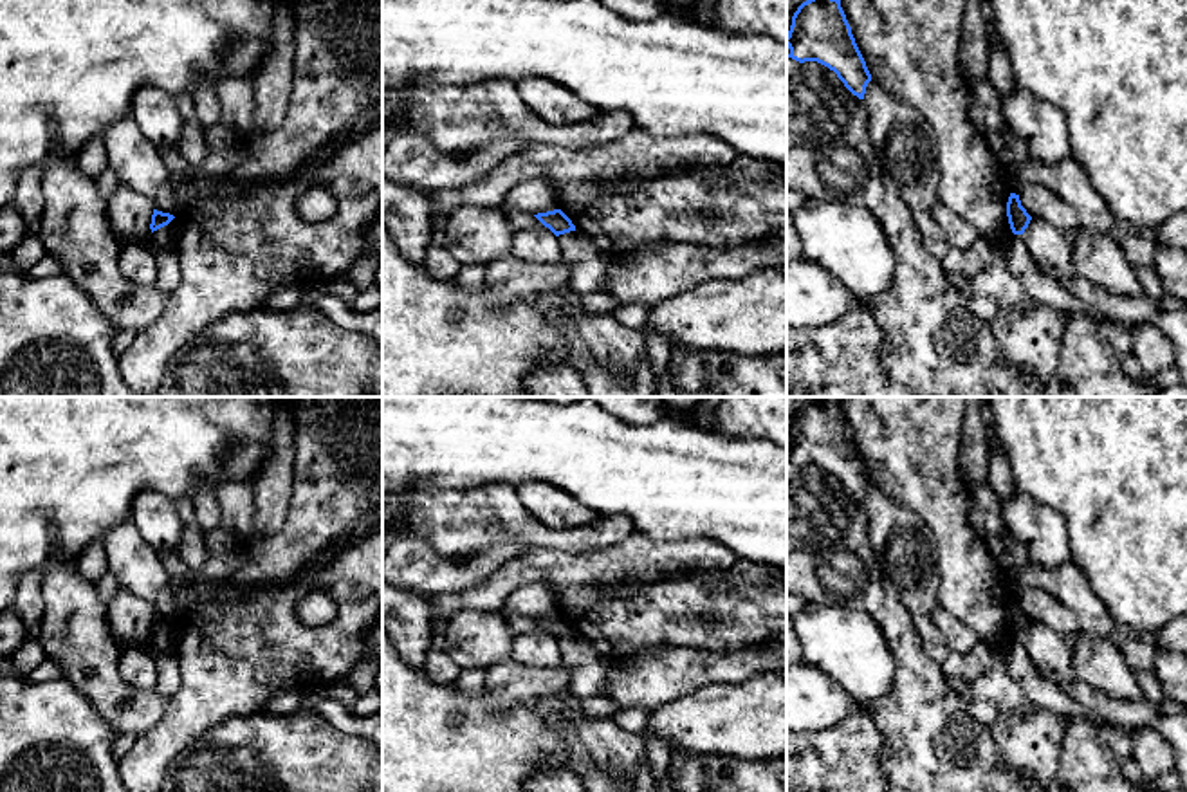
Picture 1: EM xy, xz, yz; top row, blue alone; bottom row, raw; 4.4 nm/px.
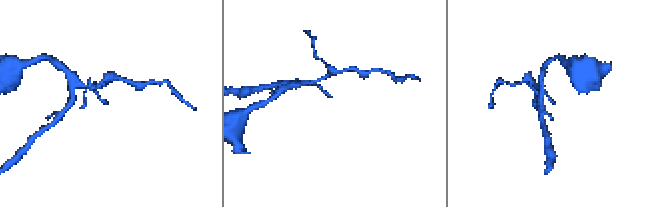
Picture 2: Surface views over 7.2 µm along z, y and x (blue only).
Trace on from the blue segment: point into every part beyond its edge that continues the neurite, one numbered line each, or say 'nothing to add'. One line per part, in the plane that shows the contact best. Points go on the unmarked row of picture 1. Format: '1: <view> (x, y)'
nothing to add

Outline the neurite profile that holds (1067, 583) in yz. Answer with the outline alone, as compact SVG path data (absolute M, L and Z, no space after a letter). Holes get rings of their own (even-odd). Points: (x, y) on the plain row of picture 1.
M1030 561L1025 568L1014 570L1010 577L1012 597L1019 599L1030 588L1048 592L1063 606L1072 610L1081 624L1082 635L1118 637L1120 626L1091 590L1088 577L1073 563L1046 568Z

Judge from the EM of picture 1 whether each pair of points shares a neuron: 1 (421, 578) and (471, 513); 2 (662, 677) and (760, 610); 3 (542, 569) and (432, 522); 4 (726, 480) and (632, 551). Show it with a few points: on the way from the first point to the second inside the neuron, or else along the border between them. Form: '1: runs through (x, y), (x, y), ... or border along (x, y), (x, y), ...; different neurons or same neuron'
1: border along (401, 536), (423, 536), (453, 560), (482, 552); different neurons
2: border along (661, 644), (744, 650); different neurons
3: border along (531, 547), (552, 547), (572, 552); different neurons
4: border along (635, 529), (659, 540), (693, 538); different neurons

